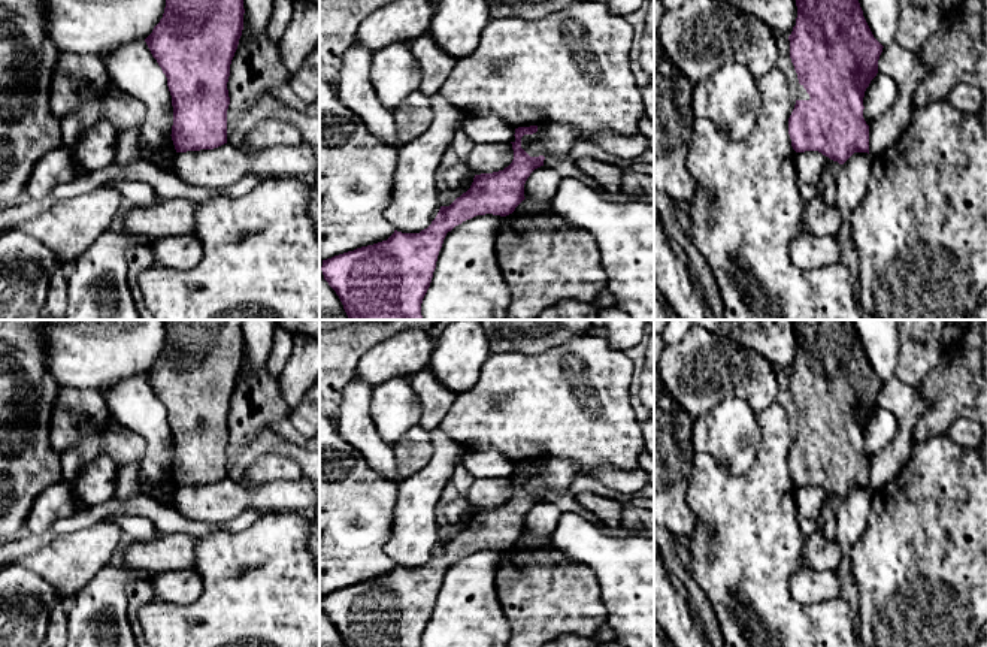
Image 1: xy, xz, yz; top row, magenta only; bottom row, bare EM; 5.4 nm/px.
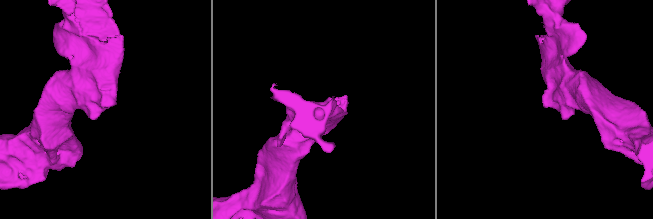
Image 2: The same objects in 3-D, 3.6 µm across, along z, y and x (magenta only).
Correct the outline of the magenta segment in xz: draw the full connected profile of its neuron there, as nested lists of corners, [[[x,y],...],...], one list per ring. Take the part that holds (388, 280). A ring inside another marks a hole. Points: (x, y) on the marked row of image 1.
[[[538,126],[515,129],[514,160],[503,170],[475,175],[470,188],[449,206],[440,206],[432,224],[420,233],[394,233],[382,242],[357,248],[323,260],[323,275],[339,296],[349,320],[423,320],[421,303],[430,287],[439,251],[448,232],[476,215],[506,217],[526,199],[524,184],[530,173],[544,166],[544,155],[530,157],[521,148],[521,137],[533,134]]]

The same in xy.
[[[166,0],[163,18],[145,39],[167,78],[172,96],[172,140],[176,152],[227,143],[227,82],[243,30],[243,0]]]

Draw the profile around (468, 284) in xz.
[[[476,215],[446,233],[421,303],[423,320],[506,320],[512,293],[496,257],[502,218]]]

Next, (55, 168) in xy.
[[[61,146],[40,157],[31,170],[24,188],[24,197],[30,200],[45,199],[49,191],[63,182],[76,178],[69,152]]]

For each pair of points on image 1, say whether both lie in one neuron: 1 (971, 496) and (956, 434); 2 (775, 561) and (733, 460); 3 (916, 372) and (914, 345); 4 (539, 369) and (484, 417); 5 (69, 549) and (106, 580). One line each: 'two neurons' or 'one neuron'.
1: two neurons
2: two neurons
3: one neuron
4: one neuron
5: two neurons

